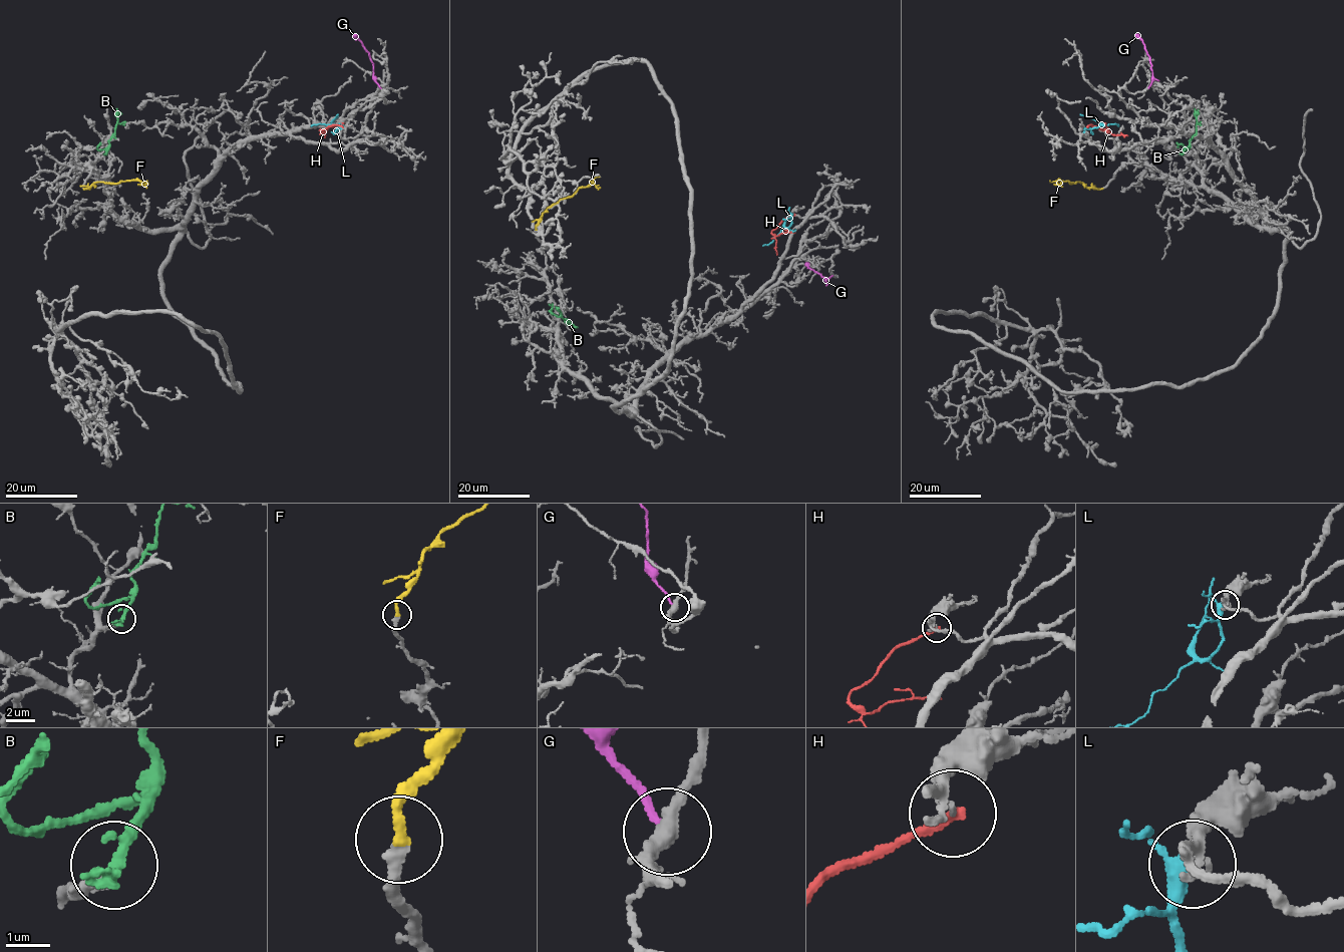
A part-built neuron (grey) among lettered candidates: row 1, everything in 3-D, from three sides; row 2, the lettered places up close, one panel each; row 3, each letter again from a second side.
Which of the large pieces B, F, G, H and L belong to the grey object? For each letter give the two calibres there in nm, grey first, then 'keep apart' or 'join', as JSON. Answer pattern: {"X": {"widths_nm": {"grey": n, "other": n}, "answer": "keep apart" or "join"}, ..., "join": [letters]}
{"B": {"widths_nm": {"grey": 170, "other": 240}, "answer": "join"}, "F": {"widths_nm": {"grey": 260, "other": 240}, "answer": "join"}, "G": {"widths_nm": {"grey": 320, "other": 150}, "answer": "keep apart"}, "H": {"widths_nm": {"grey": 100, "other": 220}, "answer": "keep apart"}, "L": {"widths_nm": {"grey": 240, "other": 320}, "answer": "keep apart"}, "join": ["B", "F"]}

